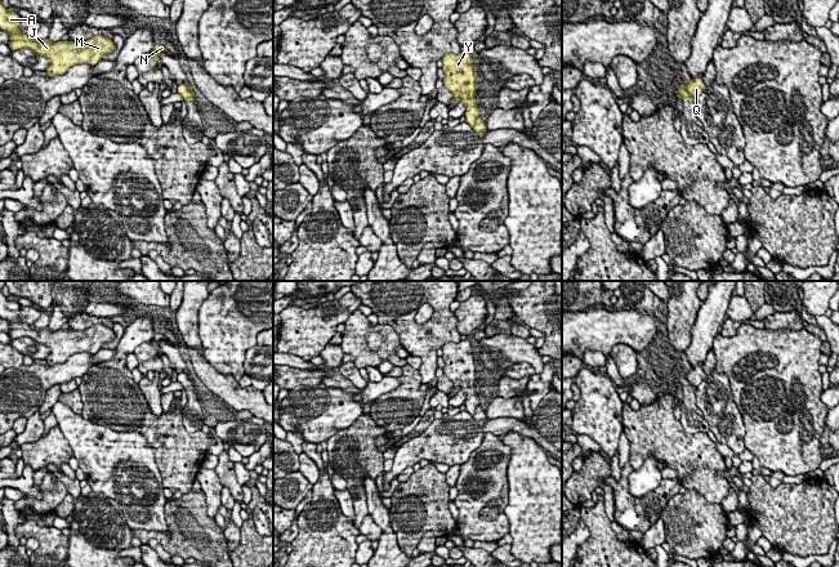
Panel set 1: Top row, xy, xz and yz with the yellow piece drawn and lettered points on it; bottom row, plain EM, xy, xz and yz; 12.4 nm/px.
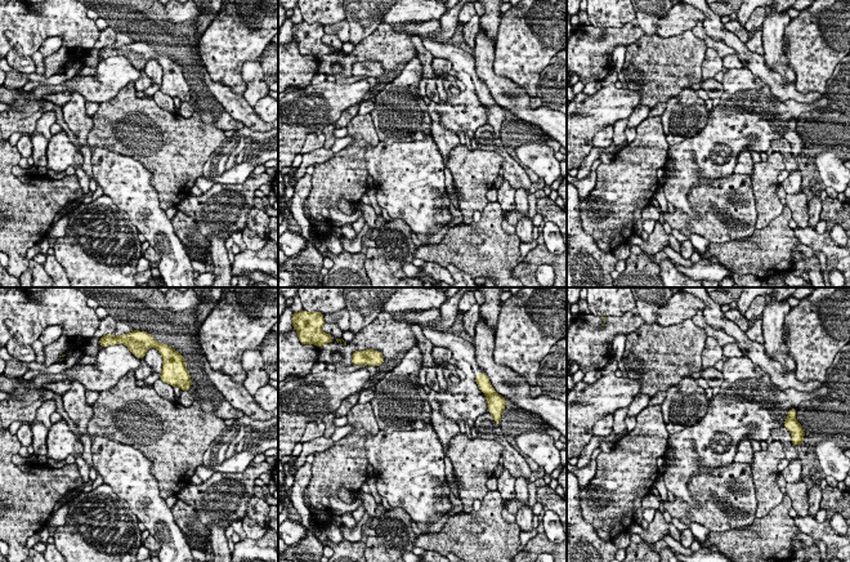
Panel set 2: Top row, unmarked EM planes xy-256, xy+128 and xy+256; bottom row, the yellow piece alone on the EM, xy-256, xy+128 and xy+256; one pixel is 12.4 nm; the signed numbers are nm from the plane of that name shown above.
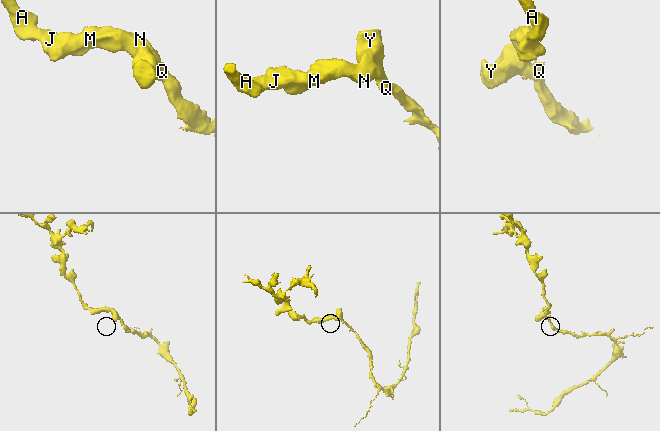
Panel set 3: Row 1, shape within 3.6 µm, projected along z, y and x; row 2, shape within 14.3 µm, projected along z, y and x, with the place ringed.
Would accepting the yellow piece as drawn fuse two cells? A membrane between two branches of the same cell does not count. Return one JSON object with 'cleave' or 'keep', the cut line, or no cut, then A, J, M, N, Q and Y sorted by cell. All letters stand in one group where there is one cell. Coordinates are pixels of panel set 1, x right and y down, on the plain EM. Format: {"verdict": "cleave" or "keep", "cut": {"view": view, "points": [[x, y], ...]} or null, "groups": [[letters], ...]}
{"verdict": "cleave", "cut": {"view": "yz", "points": [[686, 376], [694, 388]]}, "groups": [["A", "J", "M", "N", "Y"], ["Q"]]}

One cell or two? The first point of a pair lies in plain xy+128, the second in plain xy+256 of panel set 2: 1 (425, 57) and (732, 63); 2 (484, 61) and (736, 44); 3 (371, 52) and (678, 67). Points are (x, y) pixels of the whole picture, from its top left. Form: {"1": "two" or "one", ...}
{"1": "two", "2": "two", "3": "one"}

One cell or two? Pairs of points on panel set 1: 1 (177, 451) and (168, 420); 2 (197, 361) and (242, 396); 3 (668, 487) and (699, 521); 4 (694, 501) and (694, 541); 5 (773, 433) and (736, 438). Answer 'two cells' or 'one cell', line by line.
1: one cell
2: one cell
3: two cells
4: one cell
5: two cells

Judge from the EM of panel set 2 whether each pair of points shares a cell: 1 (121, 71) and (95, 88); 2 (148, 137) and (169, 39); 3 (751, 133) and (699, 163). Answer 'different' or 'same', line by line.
1: same
2: different
3: same

